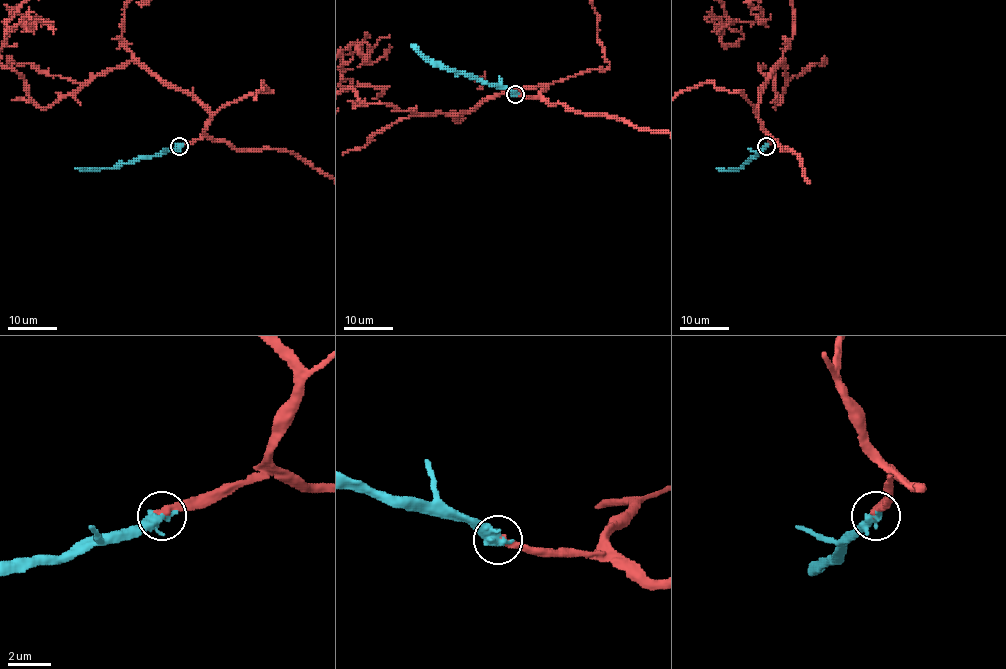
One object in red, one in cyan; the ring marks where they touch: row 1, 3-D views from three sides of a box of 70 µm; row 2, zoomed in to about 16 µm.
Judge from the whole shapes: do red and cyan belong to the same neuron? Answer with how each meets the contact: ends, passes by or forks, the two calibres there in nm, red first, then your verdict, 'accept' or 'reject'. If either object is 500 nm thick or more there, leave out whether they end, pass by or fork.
calibres 360 and 550 nm; accept

